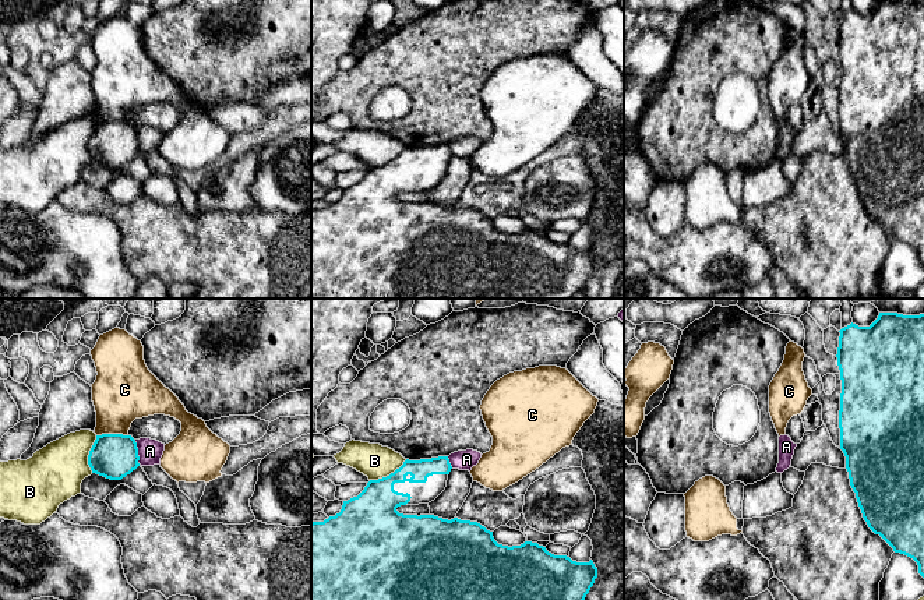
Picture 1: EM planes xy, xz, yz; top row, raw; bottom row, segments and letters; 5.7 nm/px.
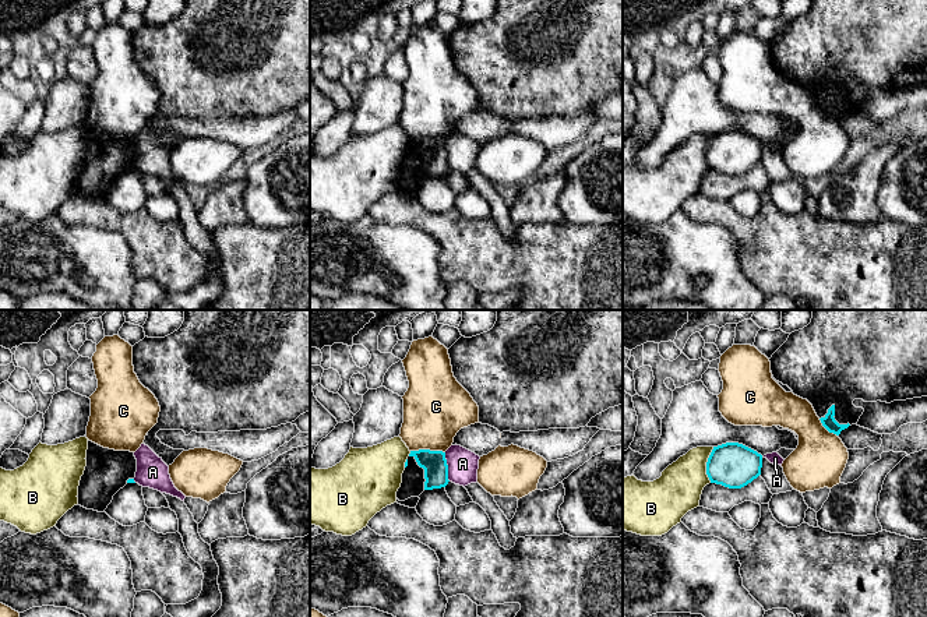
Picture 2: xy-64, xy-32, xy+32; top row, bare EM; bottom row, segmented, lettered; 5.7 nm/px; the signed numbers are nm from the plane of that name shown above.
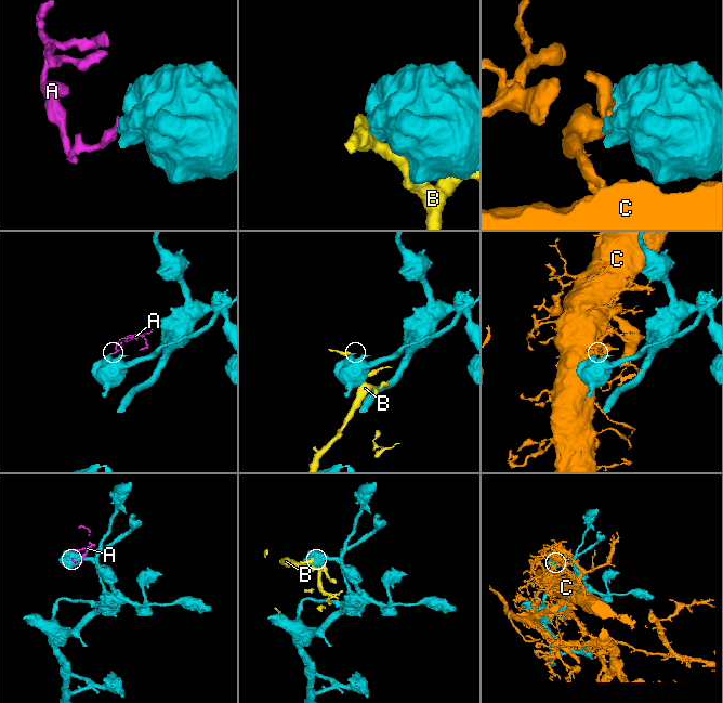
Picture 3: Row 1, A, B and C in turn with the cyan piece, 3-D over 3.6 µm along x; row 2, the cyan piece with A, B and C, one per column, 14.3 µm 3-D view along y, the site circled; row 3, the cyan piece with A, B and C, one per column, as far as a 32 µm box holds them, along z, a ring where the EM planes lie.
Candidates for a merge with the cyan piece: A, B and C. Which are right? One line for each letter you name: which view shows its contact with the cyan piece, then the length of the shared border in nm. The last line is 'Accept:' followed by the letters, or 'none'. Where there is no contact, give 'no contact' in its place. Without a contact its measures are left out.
Accept: none

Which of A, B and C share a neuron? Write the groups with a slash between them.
A / B / C

